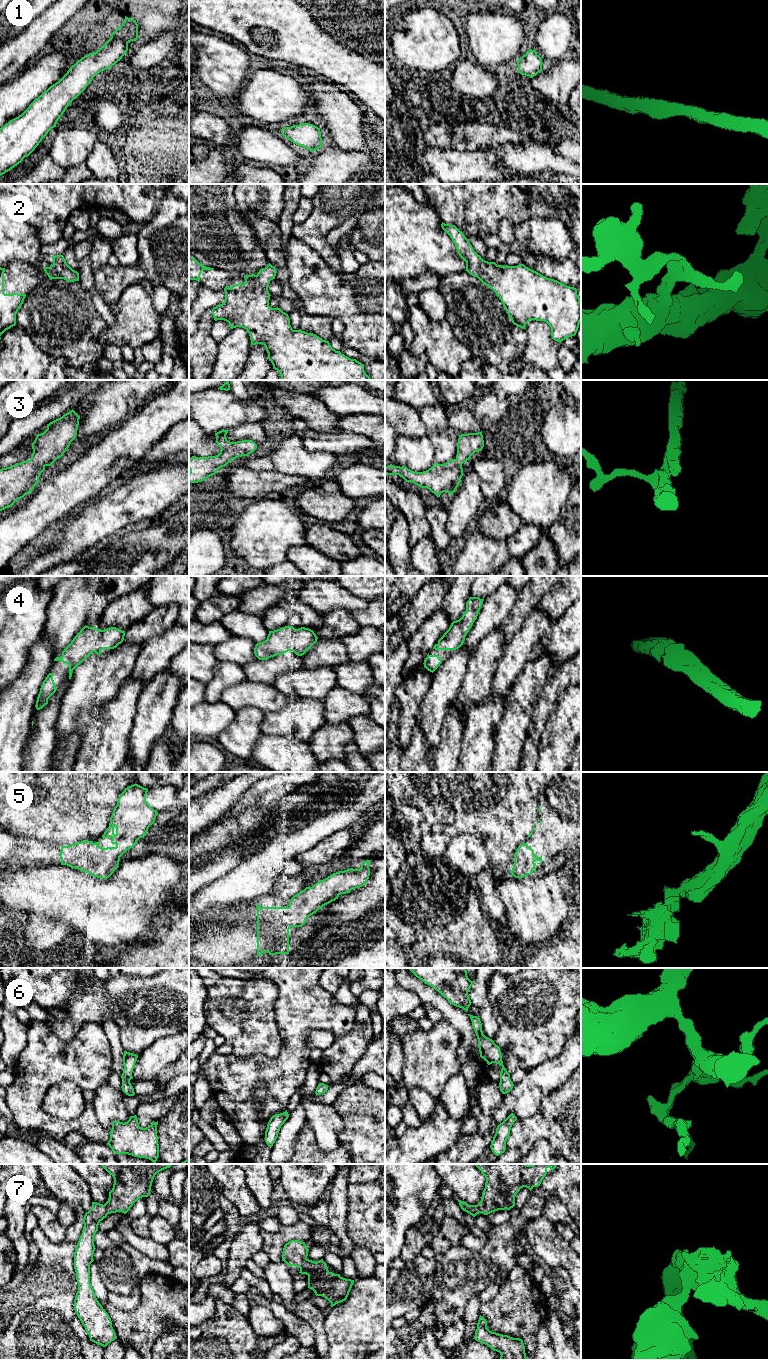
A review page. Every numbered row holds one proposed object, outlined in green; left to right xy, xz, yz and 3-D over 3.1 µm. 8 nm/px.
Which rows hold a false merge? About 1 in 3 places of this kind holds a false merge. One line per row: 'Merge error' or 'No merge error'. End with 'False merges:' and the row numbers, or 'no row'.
1: No merge error
2: No merge error
3: No merge error
4: No merge error
5: No merge error
6: No merge error
7: No merge error
False merges: no row

